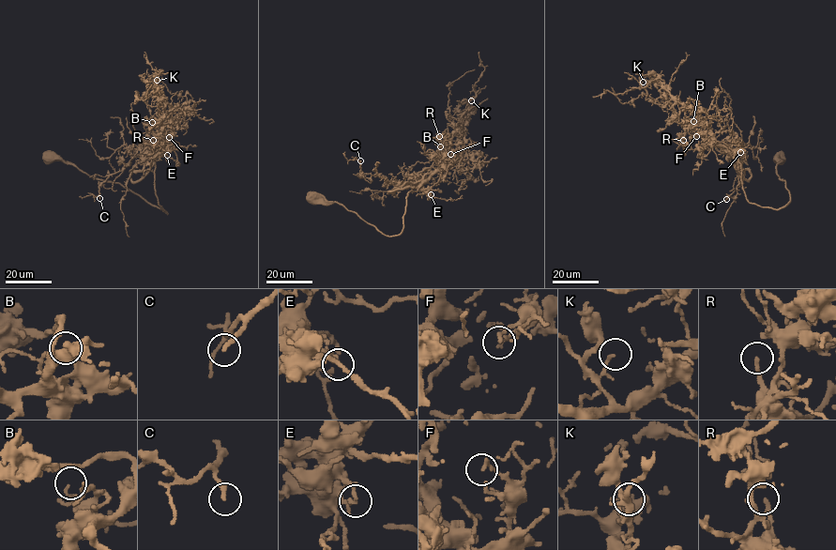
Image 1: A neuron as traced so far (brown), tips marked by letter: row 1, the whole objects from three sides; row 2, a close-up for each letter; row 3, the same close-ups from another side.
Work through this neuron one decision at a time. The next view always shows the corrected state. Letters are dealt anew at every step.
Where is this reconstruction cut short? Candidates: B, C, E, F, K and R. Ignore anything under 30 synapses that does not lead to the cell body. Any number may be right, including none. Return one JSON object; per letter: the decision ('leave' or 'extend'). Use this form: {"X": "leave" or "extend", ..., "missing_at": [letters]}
{"B": "leave", "C": "leave", "E": "leave", "F": "leave", "K": "leave", "R": "leave", "missing_at": []}

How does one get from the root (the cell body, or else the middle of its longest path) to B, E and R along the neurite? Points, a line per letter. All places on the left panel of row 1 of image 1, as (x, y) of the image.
B: (50, 157), (96, 178), (121, 184), (167, 214), (156, 195), (154, 159), (169, 128), (152, 122)
E: (50, 157), (96, 178), (121, 184), (167, 214), (155, 190), (156, 153), (151, 146), (167, 155)
R: (50, 157), (121, 184), (167, 214), (154, 182), (154, 159), (164, 134), (158, 146), (153, 140)

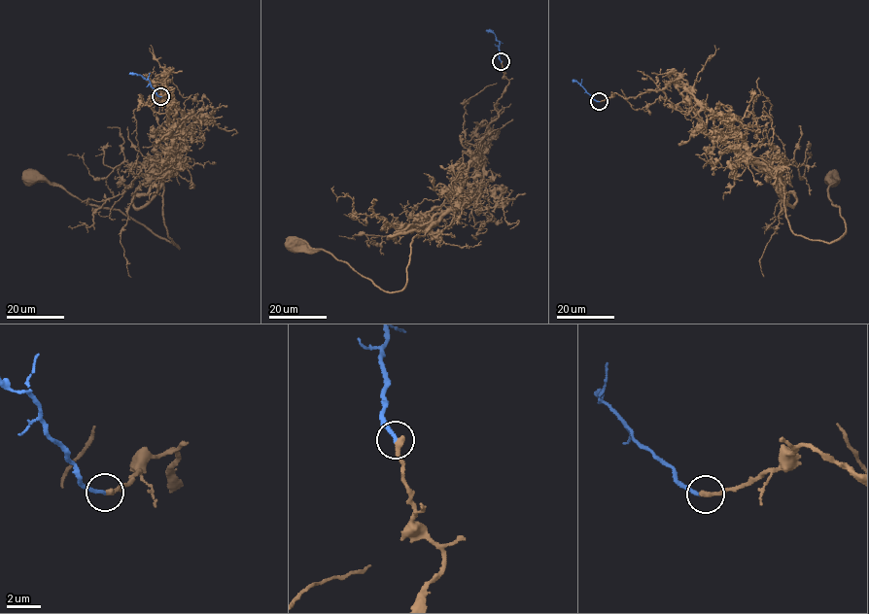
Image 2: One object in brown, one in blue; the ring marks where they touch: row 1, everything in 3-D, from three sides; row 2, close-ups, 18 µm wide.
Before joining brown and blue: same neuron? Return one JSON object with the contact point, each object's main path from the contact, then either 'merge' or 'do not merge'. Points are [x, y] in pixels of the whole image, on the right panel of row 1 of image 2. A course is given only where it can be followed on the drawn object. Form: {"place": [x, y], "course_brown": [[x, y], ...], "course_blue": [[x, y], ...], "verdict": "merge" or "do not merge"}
{"place": [599, 101], "course_brown": [[598, 101], [681, 82], [778, 180], [789, 228], [810, 239], [831, 243], [846, 233], [828, 194], [832, 177]], "course_blue": [[598, 101], [575, 81]], "verdict": "merge"}

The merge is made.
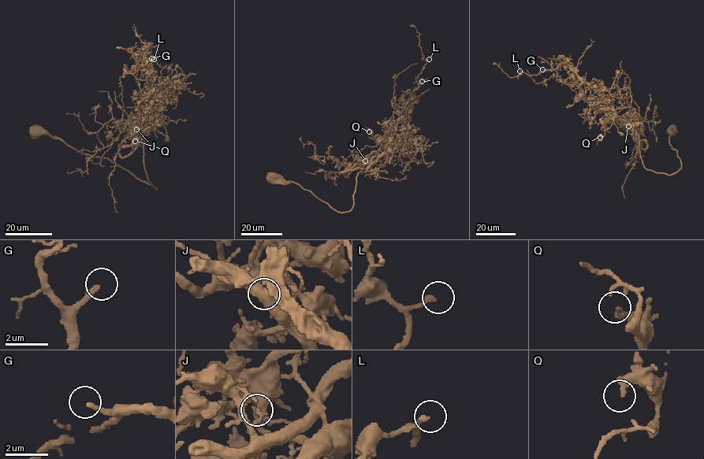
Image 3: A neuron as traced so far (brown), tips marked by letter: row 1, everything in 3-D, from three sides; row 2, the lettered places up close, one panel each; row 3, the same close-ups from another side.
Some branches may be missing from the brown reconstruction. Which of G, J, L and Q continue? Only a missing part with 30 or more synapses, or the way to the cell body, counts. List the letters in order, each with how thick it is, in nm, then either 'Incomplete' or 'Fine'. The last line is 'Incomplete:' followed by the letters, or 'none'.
G: Thickness 240 nm. Incomplete
J: Thickness 160 nm. Fine
L: Thickness 220 nm. Fine
Q: Thickness 280 nm. Fine
Incomplete: G

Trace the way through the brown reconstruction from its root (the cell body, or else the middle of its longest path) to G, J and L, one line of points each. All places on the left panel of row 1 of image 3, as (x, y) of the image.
G: (36, 131), (109, 159), (156, 190), (145, 171), (143, 133), (160, 86), (140, 53), (151, 58)
J: (36, 131), (61, 138), (84, 153), (109, 159), (156, 190), (144, 165), (143, 131), (136, 129)
L: (36, 131), (109, 159), (156, 190), (145, 171), (143, 133), (160, 86), (140, 53), (148, 64), (154, 59)

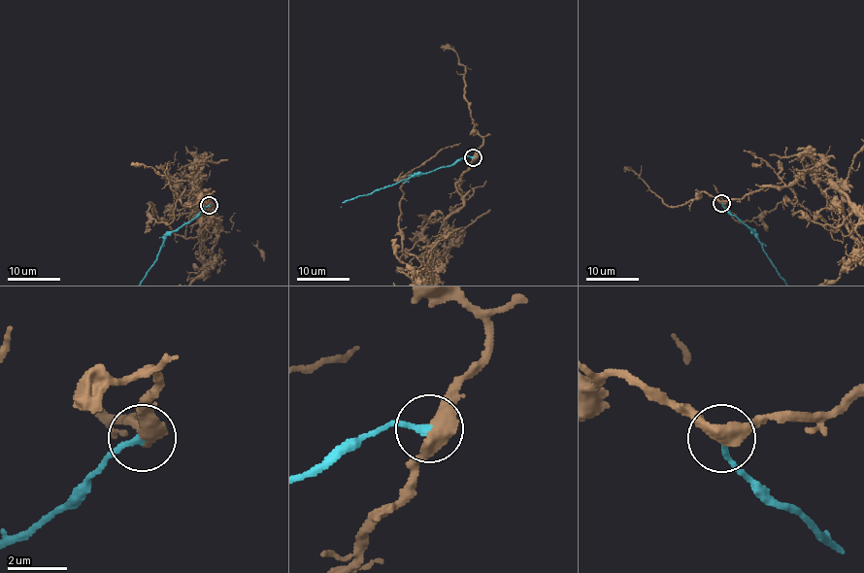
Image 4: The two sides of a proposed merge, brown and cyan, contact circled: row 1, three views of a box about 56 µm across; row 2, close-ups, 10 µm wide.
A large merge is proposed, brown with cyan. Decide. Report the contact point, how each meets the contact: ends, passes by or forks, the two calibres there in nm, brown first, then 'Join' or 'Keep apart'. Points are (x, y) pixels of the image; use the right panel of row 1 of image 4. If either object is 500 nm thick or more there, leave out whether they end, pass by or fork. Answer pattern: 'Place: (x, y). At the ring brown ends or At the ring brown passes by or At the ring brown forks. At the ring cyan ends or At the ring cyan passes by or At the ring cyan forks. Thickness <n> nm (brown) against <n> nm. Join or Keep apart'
Place: (721, 203). At the ring brown passes by. At the ring cyan ends. Thickness 460 nm (brown) against 200 nm. Join

